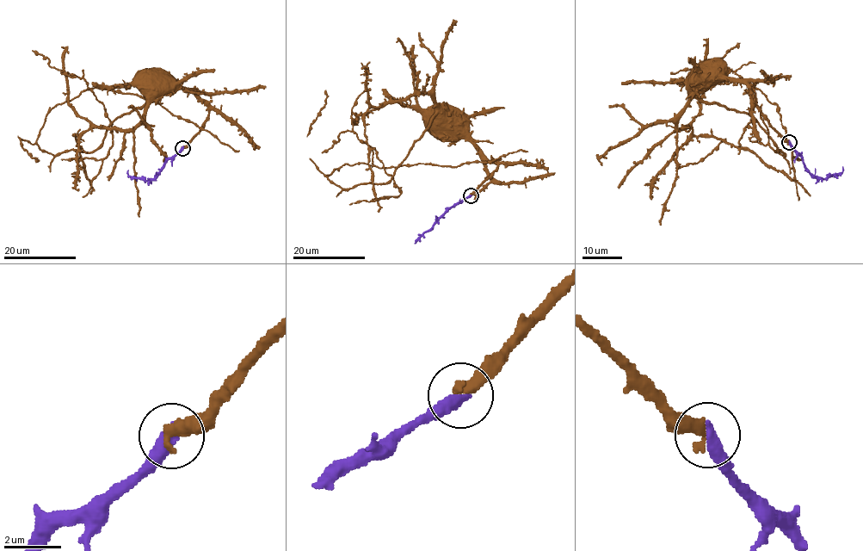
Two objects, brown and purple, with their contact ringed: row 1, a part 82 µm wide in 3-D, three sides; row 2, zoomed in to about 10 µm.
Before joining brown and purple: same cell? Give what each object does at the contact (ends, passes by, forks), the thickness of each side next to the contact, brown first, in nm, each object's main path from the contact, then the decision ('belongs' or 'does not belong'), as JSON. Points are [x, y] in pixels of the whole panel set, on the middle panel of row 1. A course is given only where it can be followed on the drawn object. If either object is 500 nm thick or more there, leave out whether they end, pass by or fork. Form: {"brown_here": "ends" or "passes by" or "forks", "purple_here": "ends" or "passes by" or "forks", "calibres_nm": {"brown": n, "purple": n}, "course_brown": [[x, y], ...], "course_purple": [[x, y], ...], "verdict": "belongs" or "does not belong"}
{"brown_here": "ends", "purple_here": "ends", "calibres_nm": {"brown": 440, "purple": 480}, "course_brown": [[471, 195], [496, 170], [497, 164], [485, 157], [467, 132], [446, 110], [441, 112]], "course_purple": [[471, 195], [451, 207], [416, 243]], "verdict": "belongs"}

